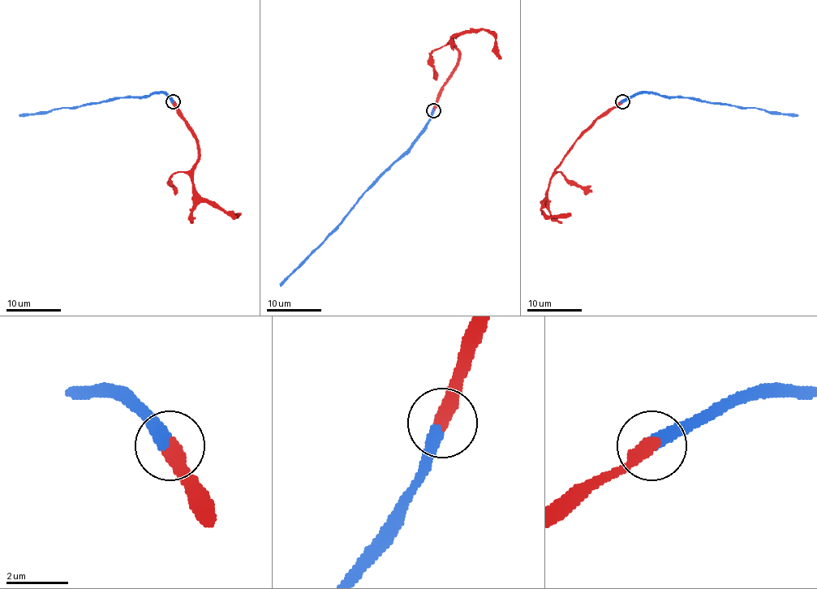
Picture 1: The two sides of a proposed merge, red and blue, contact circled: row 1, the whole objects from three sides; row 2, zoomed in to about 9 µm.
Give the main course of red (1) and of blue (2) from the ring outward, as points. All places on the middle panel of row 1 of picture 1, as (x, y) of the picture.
1: (433, 110), (439, 91), (457, 65), (453, 38), (457, 34), (487, 30), (495, 38), (495, 52), (501, 58)
2: (433, 110), (423, 132), (371, 187), (341, 223), (281, 286)

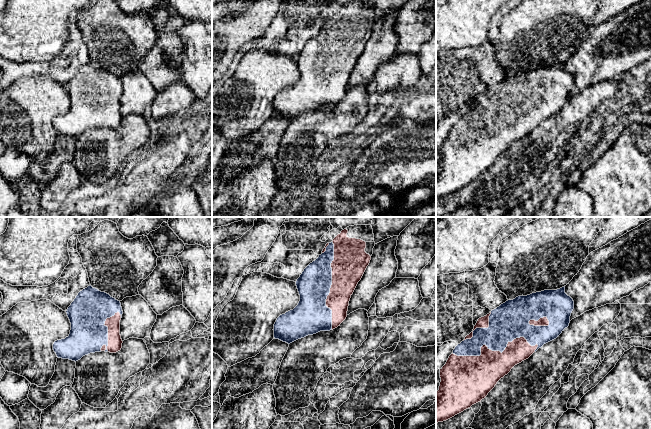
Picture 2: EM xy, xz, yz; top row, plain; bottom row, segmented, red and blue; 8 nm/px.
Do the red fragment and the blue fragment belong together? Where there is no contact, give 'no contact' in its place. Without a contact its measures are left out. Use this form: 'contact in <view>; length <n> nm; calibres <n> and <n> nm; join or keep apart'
contact in yz; length 700 nm; calibres 340 and 280 nm; join

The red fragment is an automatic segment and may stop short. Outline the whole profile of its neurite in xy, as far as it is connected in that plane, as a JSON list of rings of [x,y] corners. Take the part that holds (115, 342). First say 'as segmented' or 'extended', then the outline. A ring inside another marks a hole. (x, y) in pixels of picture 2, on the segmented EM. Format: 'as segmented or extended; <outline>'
extended; [[[90,285],[78,293],[66,313],[71,330],[68,337],[53,344],[58,358],[76,362],[90,353],[121,350],[120,301]]]

